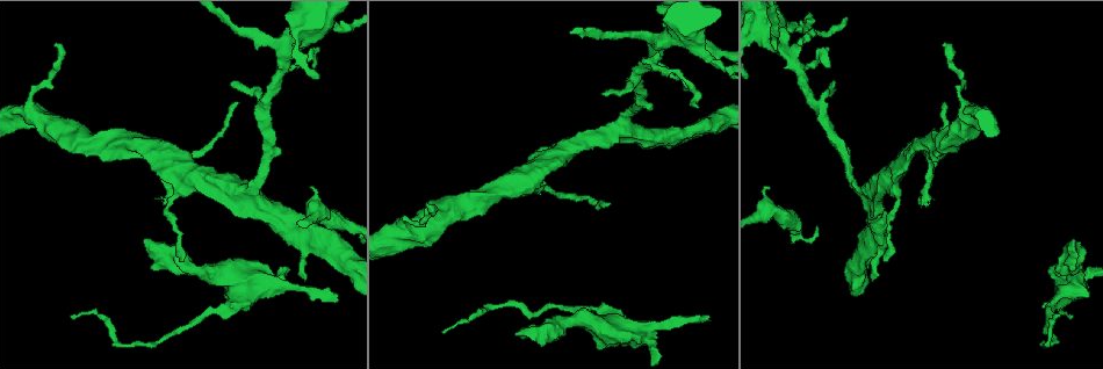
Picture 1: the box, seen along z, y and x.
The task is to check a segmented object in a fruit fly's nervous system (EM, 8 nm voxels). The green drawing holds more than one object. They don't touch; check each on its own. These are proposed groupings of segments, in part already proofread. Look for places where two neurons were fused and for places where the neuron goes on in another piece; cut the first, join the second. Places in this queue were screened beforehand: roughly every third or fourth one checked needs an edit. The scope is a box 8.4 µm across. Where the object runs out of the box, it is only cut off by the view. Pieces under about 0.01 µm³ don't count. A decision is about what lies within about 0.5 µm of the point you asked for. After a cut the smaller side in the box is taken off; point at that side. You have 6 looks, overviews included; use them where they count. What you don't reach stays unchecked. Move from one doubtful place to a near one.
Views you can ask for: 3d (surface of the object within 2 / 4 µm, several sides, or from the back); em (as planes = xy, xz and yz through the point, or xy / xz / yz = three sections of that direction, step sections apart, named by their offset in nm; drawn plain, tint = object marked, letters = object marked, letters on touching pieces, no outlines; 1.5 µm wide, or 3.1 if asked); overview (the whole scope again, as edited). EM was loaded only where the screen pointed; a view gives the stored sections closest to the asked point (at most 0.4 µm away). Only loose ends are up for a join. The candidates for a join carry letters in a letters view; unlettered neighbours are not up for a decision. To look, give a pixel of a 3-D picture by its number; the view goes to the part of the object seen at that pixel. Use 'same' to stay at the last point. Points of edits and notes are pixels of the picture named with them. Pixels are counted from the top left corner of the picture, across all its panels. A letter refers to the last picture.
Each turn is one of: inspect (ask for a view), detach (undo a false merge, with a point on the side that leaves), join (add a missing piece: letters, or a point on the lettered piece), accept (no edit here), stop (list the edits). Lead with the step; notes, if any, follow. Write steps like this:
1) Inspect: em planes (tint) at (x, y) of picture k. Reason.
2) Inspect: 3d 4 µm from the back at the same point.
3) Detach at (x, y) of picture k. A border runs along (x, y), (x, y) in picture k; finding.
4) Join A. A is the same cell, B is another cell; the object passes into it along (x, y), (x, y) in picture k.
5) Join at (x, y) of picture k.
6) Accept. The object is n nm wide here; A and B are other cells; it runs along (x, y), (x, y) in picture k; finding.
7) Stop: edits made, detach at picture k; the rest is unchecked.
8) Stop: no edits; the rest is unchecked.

Inspect: 3d 2 µm at (315, 210) of picture 1. Arms part here.

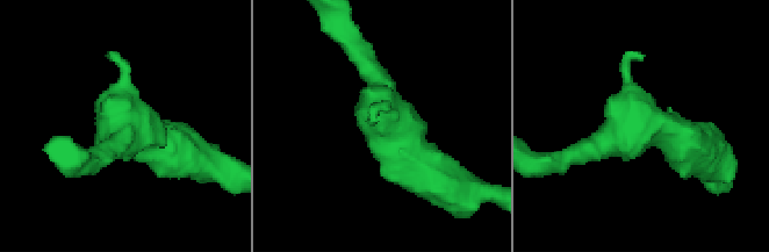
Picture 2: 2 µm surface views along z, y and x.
Inspect: em xy step 8 (tint) at (386, 115) of picture 2. Shape alone is not enough.

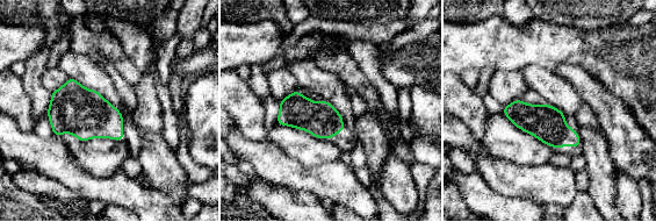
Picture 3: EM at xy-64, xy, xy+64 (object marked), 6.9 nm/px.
Inspect: em xy step 8 (letters) at the same point. See the neighbours.

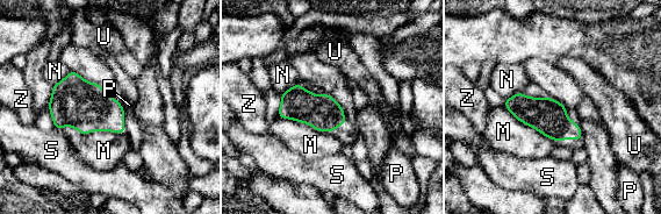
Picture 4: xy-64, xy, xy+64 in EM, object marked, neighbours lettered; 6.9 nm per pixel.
Accept. M, N, P, S, U and Z are other cells; a border runs along (59, 129), (124, 133) in picture 4; all the same neuron.

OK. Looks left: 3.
Inspect: 3d 2 µm at (621, 121) of picture 1. Four arms meet.

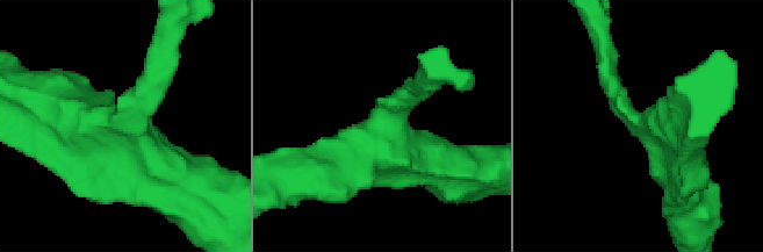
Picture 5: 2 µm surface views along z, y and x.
Inspect: em planes (letters) at (382, 126) of picture 5. 4 arms meet here.

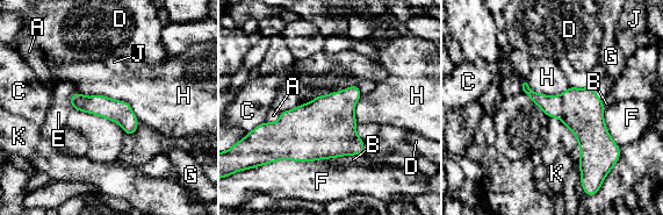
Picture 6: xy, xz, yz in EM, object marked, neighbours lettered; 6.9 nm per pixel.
Accept. The object is 160 nm wide here; A, B, C, D, E, F, G, H, J and K are other cells; all the same neuron.

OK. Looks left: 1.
Inspect: em planes (letters) at (827, 65) of picture 1. An open end.

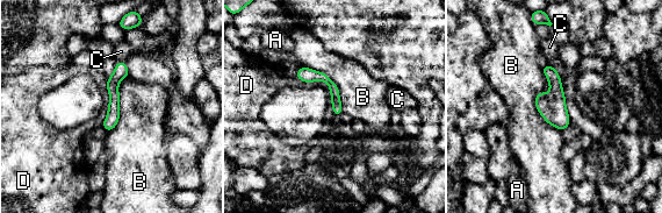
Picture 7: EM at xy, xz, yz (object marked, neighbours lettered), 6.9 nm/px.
Accept. The object is 70 nm wide here; A, B, C and D are other cells; a border runs along (541, 66), (535, 108), (561, 130) in picture 7; none of them fits.

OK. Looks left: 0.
Stop: no edits; the rest is unchecked.

